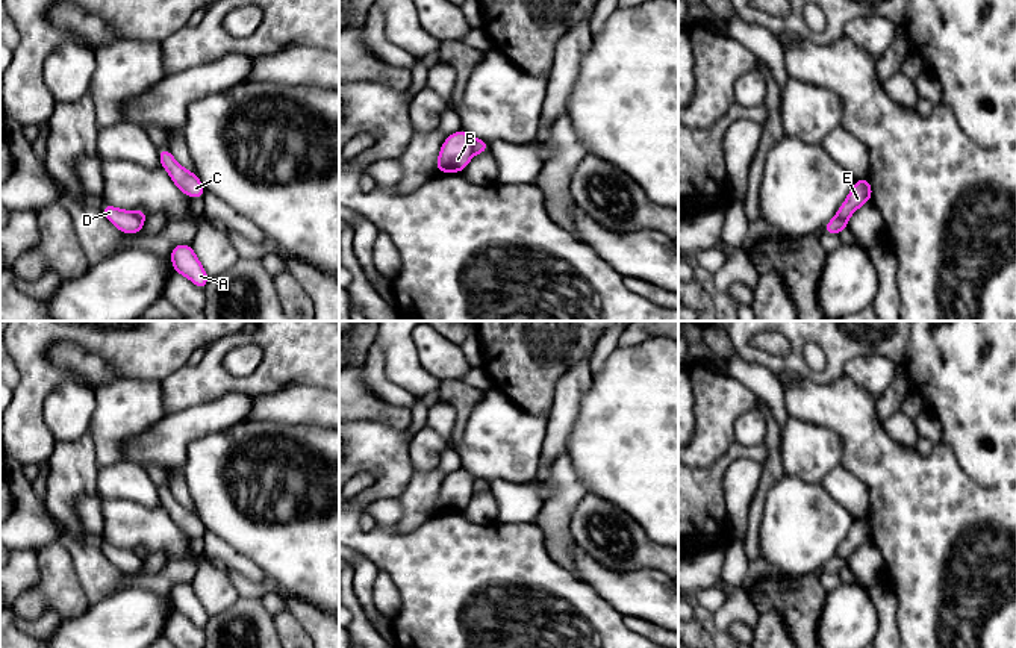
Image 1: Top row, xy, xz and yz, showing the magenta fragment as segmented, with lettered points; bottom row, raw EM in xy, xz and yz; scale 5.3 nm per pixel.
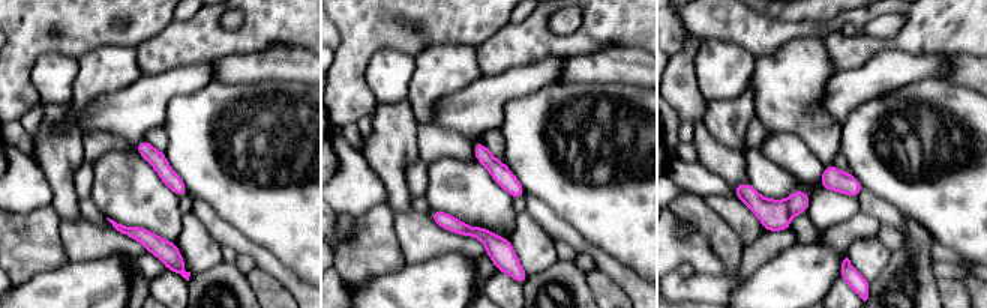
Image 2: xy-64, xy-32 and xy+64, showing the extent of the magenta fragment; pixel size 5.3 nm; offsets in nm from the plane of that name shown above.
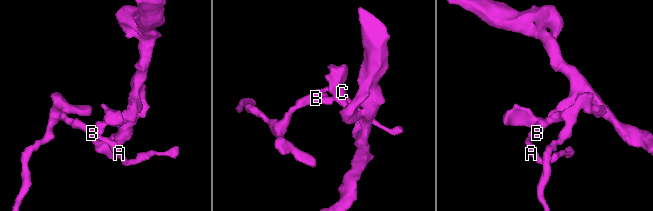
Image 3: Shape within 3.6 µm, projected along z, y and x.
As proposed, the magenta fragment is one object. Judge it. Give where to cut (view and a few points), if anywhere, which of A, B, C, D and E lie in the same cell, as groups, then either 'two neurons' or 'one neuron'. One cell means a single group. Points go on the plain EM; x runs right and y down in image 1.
cut in xz along (477, 479), (473, 492); A B D / C E; two neurons

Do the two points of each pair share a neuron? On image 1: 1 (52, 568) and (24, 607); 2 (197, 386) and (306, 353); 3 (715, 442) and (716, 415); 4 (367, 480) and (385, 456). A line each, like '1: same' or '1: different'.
1: same
2: same
3: same
4: different

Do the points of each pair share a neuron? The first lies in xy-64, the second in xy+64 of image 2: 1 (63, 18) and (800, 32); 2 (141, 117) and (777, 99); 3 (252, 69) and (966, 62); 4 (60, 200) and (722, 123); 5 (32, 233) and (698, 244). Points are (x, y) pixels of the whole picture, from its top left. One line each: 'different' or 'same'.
1: different
2: different
3: same
4: same
5: different

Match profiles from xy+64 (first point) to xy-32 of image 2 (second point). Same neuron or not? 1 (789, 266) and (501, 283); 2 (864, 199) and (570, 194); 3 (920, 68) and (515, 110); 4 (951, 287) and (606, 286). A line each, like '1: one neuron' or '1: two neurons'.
1: two neurons
2: two neurons
3: two neurons
4: one neuron

